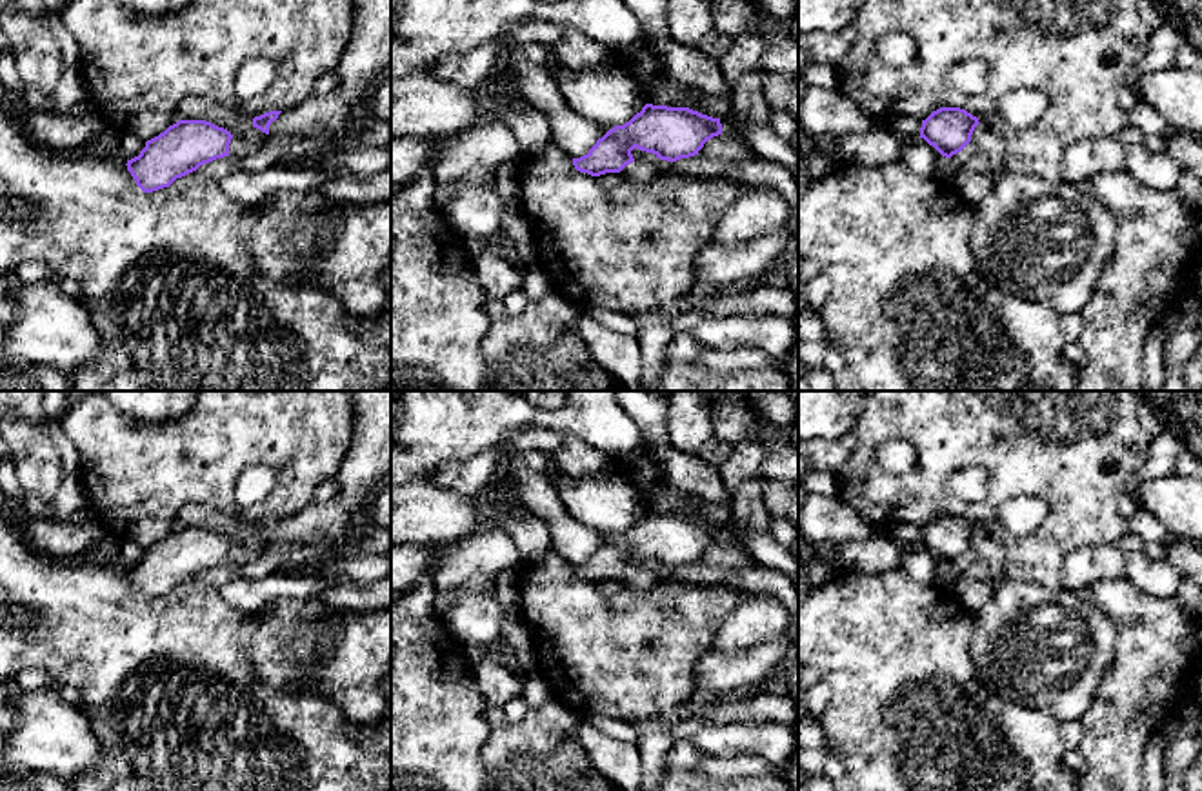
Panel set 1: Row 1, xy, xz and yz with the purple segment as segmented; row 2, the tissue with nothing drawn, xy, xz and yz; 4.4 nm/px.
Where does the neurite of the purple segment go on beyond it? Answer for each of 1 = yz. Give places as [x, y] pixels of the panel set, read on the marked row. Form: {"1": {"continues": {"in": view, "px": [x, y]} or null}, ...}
{"1": {"continues": null}}

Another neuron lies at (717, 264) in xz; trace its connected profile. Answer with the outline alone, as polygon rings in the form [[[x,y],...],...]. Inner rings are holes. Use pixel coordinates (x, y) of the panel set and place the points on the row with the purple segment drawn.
[[[780,229],[738,247],[711,240],[691,260],[693,285],[709,282],[715,287],[764,273],[786,249],[787,231]]]

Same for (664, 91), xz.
[[[658,76],[646,87],[646,102],[667,107],[691,107],[696,102],[696,91],[682,82]]]

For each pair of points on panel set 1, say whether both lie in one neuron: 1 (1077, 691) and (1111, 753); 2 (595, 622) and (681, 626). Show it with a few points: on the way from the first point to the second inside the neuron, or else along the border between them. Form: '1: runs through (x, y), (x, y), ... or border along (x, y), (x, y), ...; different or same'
1: border along (1104, 668), (1093, 700), (1079, 719); different
2: runs through (617, 626), (659, 626); same

